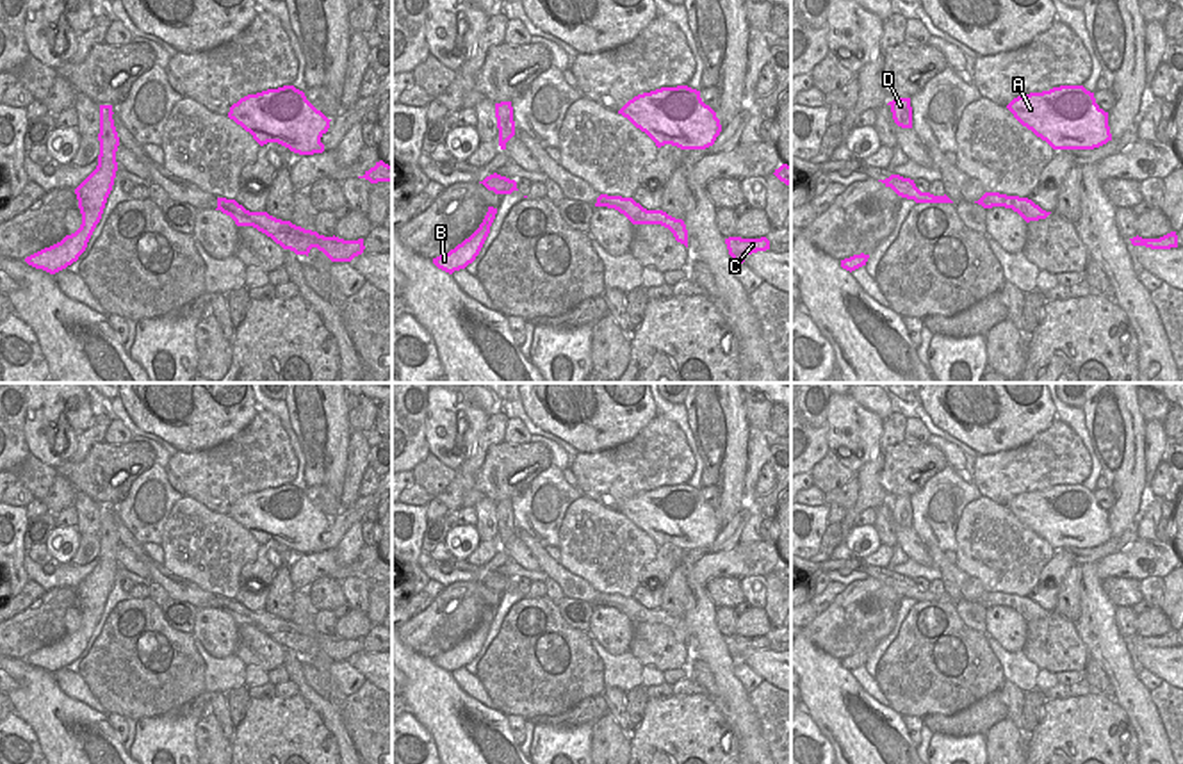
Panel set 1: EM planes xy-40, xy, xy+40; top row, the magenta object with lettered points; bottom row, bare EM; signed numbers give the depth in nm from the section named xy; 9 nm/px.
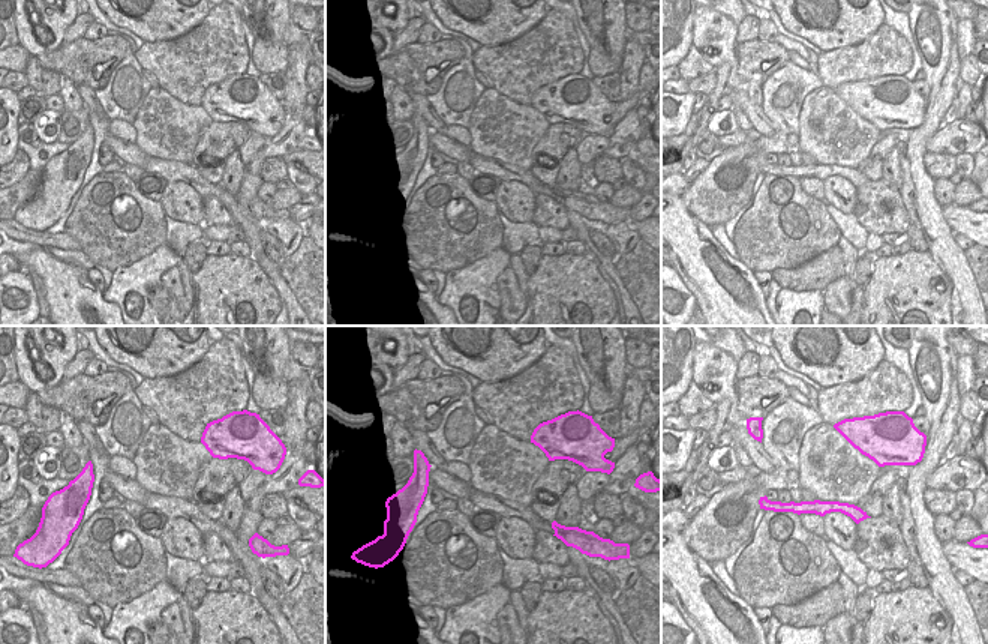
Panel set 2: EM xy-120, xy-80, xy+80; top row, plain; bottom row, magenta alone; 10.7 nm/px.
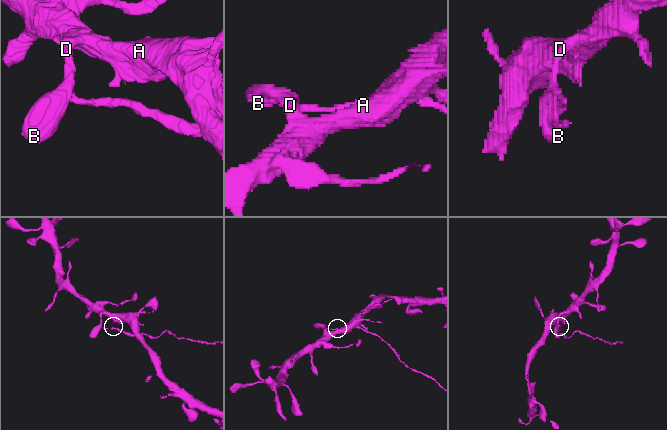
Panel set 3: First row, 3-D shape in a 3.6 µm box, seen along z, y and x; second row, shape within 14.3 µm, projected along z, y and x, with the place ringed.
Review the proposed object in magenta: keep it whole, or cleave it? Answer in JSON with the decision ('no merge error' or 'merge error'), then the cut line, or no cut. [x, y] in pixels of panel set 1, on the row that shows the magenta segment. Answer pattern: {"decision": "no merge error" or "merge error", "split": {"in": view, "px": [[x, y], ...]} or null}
{"decision": "merge error", "split": {"in": "xy+40", "px": [[914, 186], [904, 196]]}}

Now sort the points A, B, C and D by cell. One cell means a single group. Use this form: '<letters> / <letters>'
A B D / C

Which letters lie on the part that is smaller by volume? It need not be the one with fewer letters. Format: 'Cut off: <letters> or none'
Cut off: C.

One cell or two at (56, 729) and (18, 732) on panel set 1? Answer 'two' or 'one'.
two

